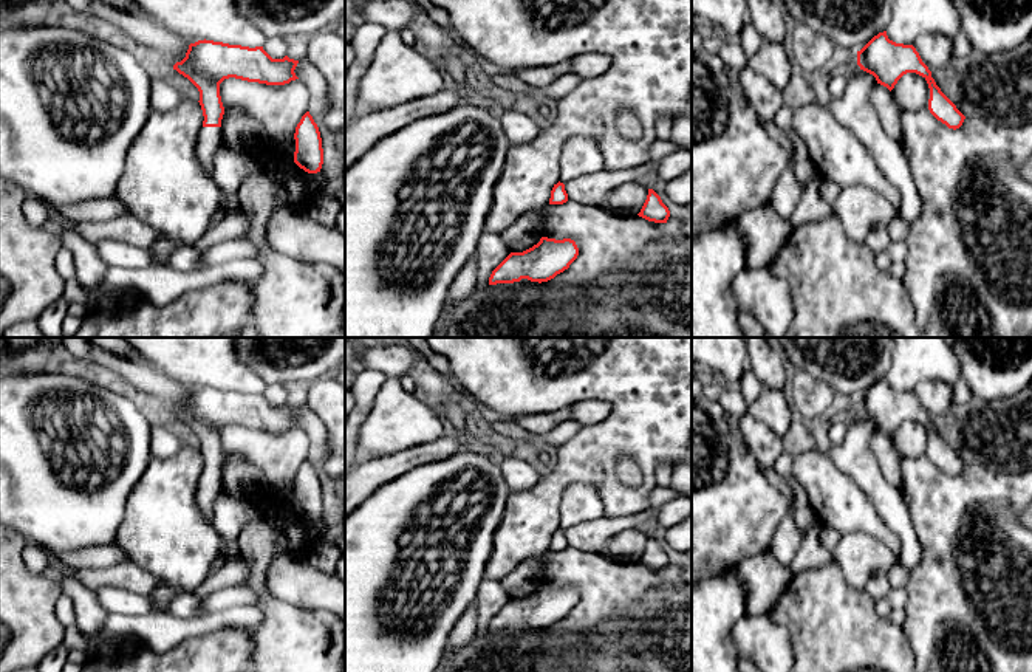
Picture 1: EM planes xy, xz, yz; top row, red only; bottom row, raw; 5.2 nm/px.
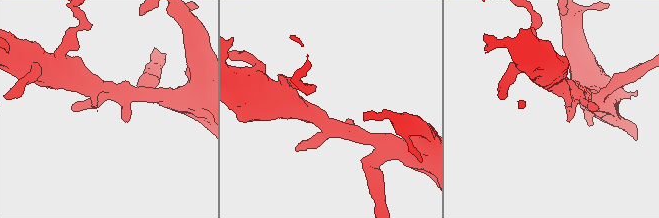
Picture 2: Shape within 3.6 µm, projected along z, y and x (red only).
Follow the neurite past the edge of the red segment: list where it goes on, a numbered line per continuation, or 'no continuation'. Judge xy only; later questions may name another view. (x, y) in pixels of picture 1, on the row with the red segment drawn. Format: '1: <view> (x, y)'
1: xy (209, 140)

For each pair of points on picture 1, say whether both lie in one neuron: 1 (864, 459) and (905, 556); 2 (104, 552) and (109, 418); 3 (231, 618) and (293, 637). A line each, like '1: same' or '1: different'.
1: same
2: different
3: different

